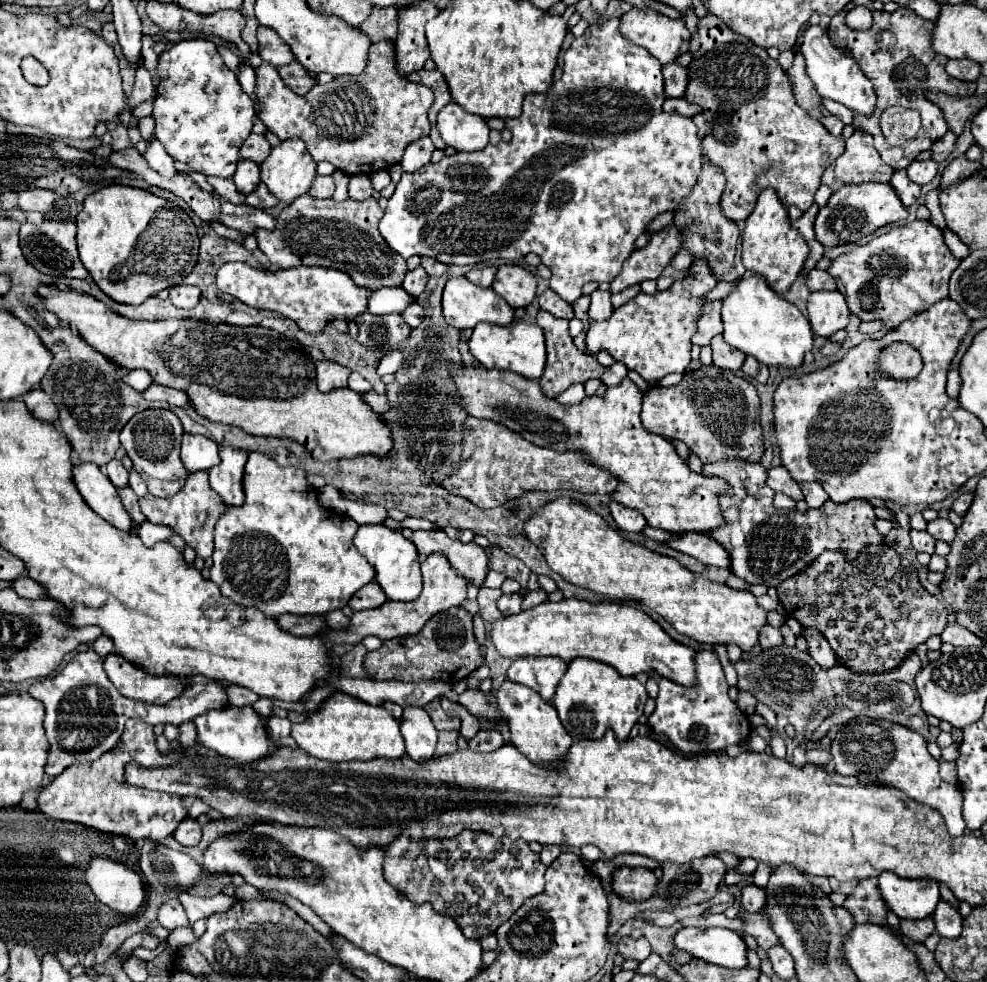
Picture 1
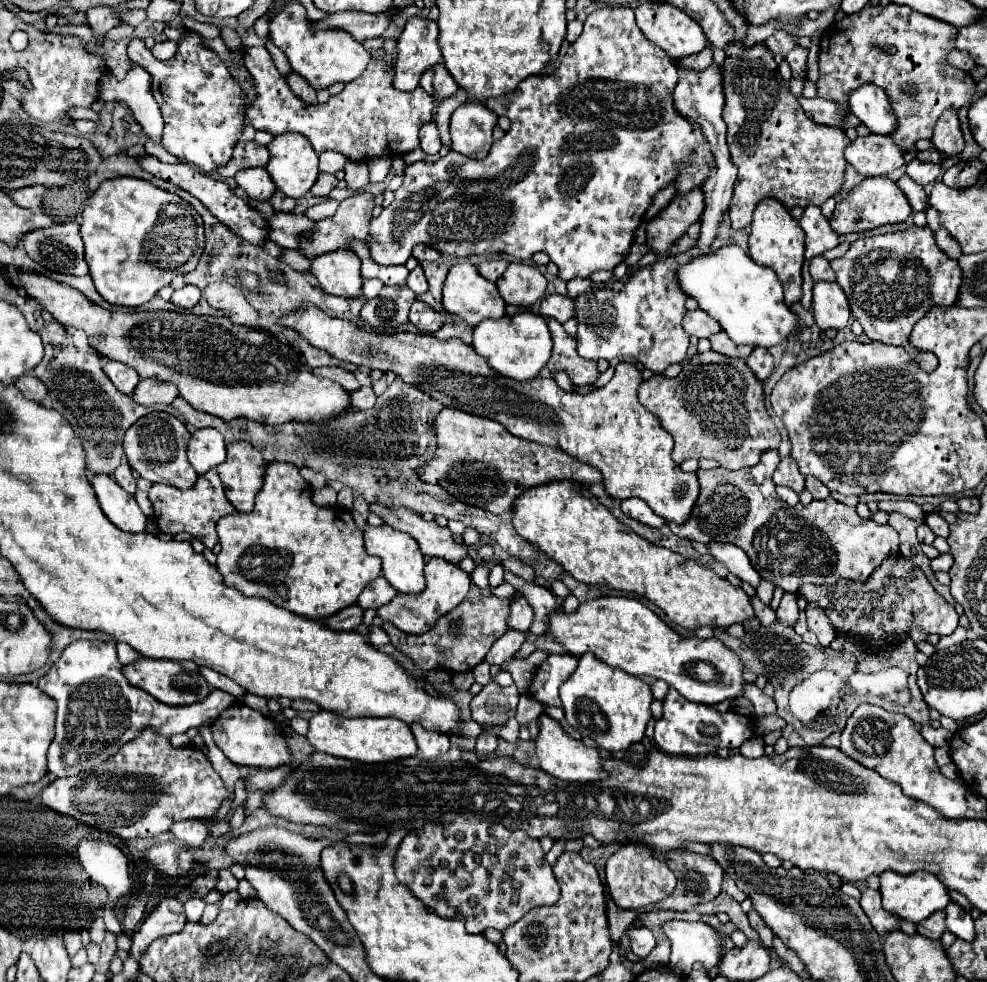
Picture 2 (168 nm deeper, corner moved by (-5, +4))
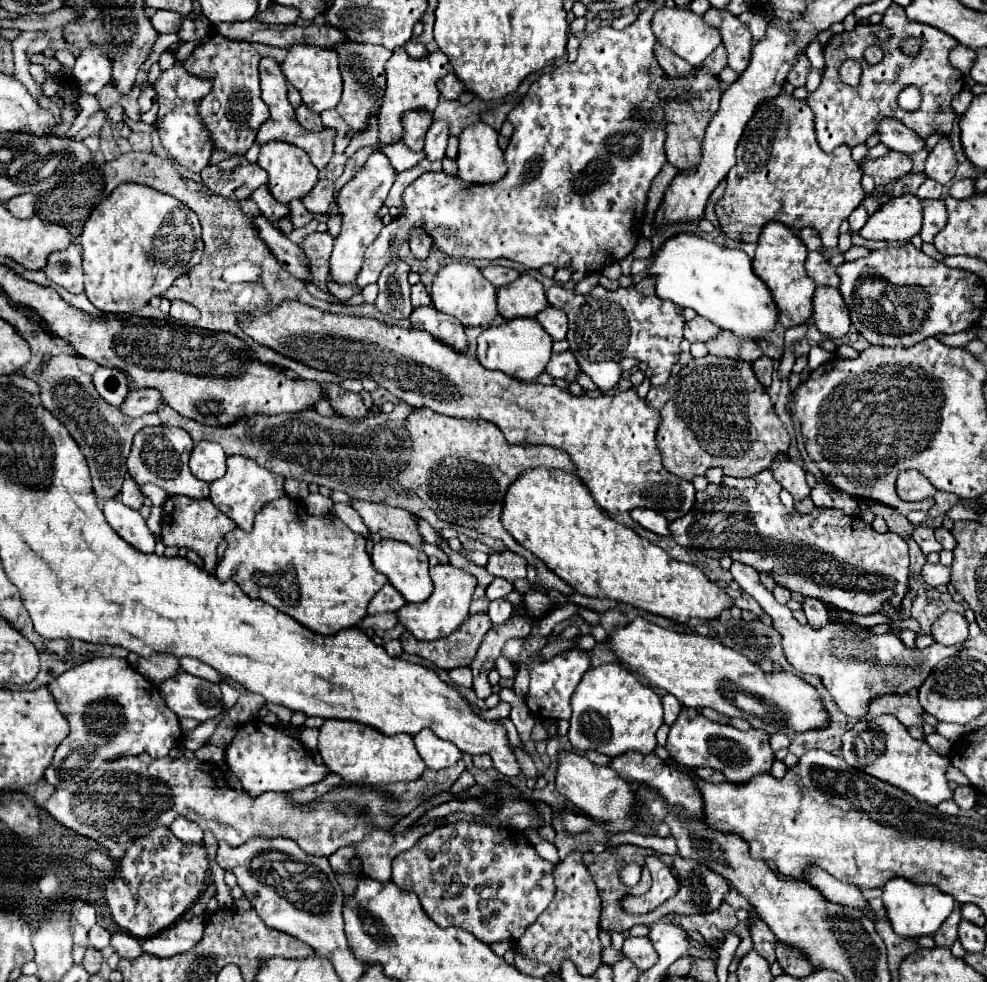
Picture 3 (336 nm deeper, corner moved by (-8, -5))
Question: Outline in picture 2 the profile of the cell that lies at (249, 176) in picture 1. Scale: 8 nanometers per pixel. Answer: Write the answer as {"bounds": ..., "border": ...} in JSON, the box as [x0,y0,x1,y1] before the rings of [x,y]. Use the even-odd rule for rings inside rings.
{"bounds":[235,168,275,200],"border":[[[249,168],[235,176],[237,184],[251,200],[269,200],[275,194],[275,184],[265,168]]]}

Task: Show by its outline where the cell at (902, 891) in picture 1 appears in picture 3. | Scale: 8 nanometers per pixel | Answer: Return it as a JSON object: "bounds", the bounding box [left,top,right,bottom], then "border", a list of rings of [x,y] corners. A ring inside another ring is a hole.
{"bounds":[882,877,954,939],"border":[[[894,877],[884,885],[882,901],[886,907],[886,917],[892,923],[892,929],[898,935],[910,937],[910,939],[936,933],[954,909],[954,899],[948,893],[934,889],[932,885],[914,885],[910,881],[904,881],[902,877]]]}

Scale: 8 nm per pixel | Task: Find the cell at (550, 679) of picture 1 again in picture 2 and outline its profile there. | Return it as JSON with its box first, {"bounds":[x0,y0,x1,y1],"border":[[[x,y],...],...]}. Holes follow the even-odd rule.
{"bounds":[529,654,577,706],"border":[[[551,654],[535,672],[529,694],[543,706],[561,706],[559,686],[575,672],[577,656]]]}

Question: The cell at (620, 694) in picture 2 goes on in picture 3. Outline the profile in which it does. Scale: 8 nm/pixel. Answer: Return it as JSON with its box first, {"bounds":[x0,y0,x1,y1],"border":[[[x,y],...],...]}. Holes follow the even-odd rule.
{"bounds":[568,663,664,757],"border":[[[606,663],[600,667],[590,667],[584,673],[578,689],[574,691],[570,705],[572,705],[572,717],[570,717],[568,739],[574,749],[578,749],[578,751],[594,749],[608,757],[618,757],[626,751],[638,751],[642,755],[648,755],[654,751],[656,731],[664,723],[660,697],[648,685],[644,685],[638,677],[634,677],[628,669],[624,669],[620,663]]]}

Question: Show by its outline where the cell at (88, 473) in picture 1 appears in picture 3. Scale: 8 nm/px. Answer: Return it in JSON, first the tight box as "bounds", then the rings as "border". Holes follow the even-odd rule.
{"bounds":[102,497,154,553],"border":[[[118,497],[106,499],[102,505],[106,521],[114,531],[132,547],[140,549],[142,553],[154,553],[154,535],[150,533],[142,515],[118,501]]]}

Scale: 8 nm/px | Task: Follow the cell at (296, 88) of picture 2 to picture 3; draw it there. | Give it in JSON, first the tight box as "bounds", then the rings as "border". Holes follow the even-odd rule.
{"bounds":[296,103,324,131],"border":[[[304,103],[298,105],[298,109],[296,109],[296,119],[300,121],[302,127],[306,127],[306,129],[310,129],[310,131],[322,131],[322,127],[324,127],[320,115],[314,113],[314,111],[312,111],[308,105],[304,105]]]}

